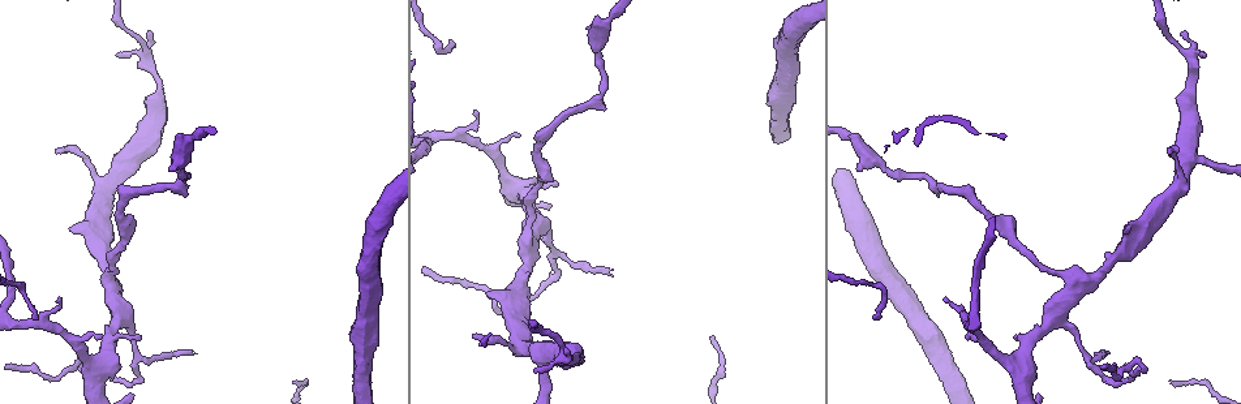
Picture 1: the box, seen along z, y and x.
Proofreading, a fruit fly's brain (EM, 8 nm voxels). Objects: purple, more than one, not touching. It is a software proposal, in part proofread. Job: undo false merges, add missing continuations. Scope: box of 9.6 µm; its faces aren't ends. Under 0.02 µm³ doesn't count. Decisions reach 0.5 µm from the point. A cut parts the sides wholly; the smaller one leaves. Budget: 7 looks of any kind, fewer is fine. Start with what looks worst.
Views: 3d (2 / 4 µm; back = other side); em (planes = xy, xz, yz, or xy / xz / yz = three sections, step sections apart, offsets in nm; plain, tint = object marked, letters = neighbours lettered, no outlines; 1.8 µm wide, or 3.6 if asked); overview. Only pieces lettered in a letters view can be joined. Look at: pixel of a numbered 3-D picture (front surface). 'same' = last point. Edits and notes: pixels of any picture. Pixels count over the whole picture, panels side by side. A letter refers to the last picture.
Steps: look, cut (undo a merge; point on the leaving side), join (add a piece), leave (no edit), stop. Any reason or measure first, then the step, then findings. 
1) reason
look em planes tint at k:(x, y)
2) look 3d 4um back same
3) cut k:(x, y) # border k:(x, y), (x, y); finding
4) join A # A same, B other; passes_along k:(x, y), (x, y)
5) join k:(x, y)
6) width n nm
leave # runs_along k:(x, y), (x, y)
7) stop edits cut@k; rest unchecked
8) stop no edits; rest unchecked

thin end
look 3d 2um at 1:(613, 276)

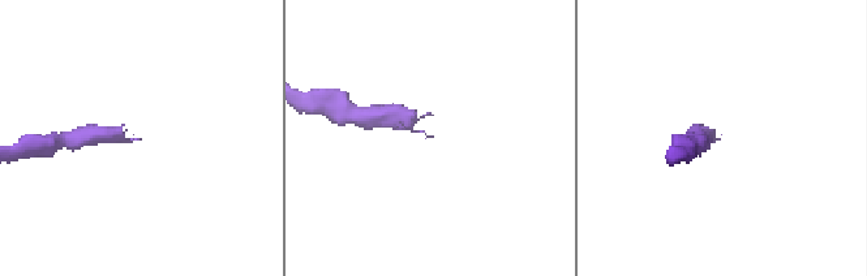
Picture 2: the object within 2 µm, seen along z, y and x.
need the tissue
look em xy step 8 letters at 2:(429, 137)

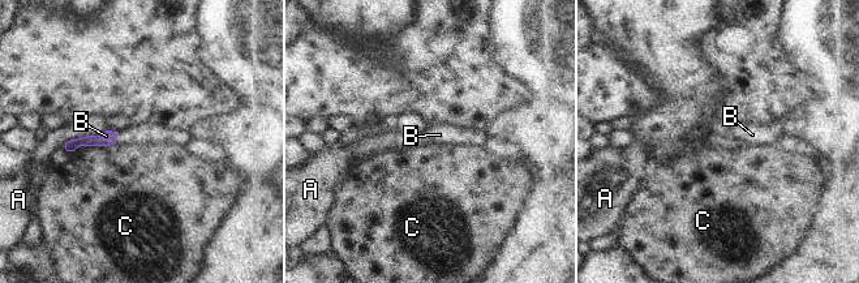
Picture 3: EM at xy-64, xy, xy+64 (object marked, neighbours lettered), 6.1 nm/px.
join B # A other, B same, C other; passes_along 3:(89, 140), (116, 137), (136, 134); the cell continues

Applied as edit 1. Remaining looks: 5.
an open end
look 3d 2um at 1:(55, 152)

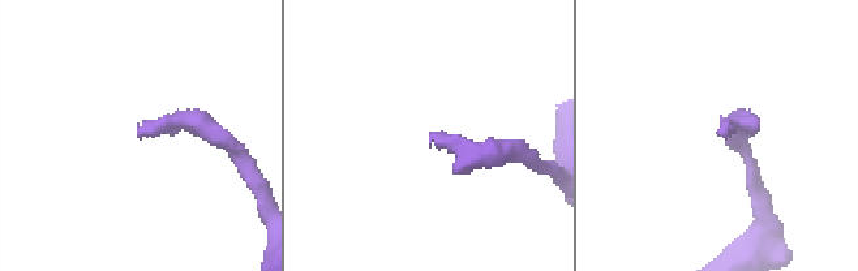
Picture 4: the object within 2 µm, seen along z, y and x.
shape alone is not enough
look em planes tint at 4:(138, 133)

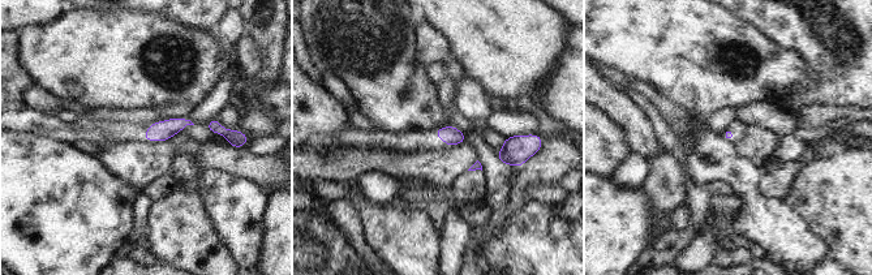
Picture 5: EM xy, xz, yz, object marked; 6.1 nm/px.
what lies round it
look em planes letters same

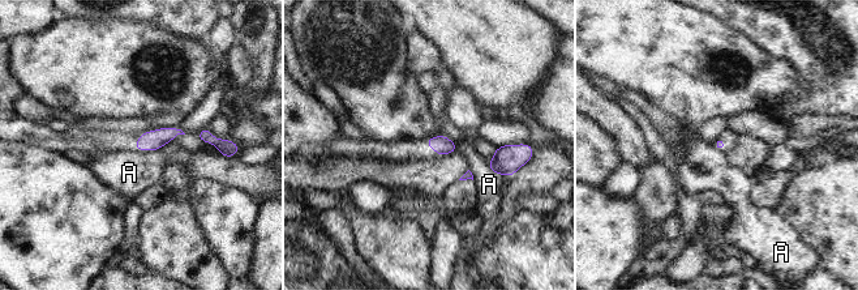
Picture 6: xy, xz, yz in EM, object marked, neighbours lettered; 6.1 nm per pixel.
leave # A other; border 6:(168, 141), (149, 150); no lettered piece goes on from it

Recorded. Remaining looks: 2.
free end
look 3d 4um at 1:(518, 135)

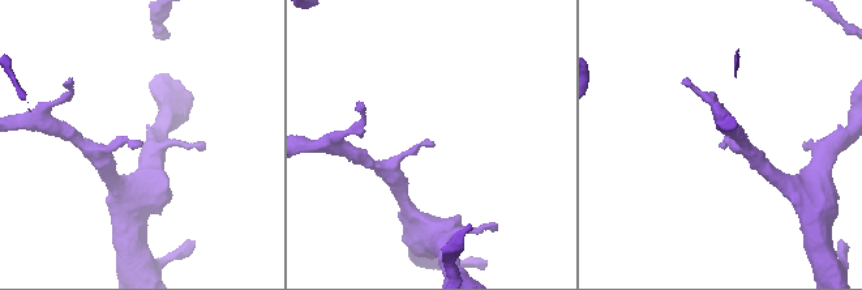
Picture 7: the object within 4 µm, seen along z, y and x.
now the EM
look em 3.6um planes letters at 7:(723, 147)

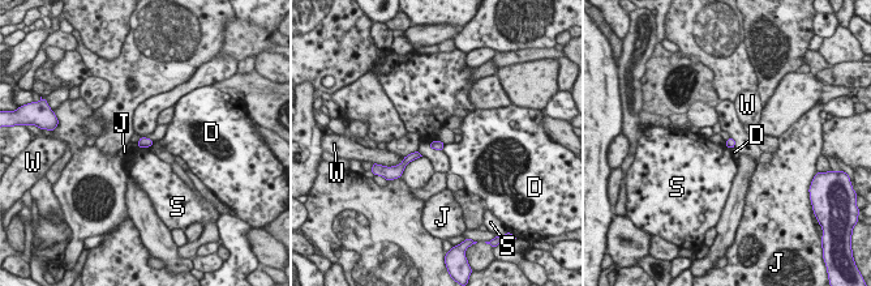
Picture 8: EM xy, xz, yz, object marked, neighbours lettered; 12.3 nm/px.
leave # D other, J other, S other, W other; border 8:(437, 139), (429, 144); no lettered piece goes on from it

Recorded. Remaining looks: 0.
stop edits join@3; rest unchecked

